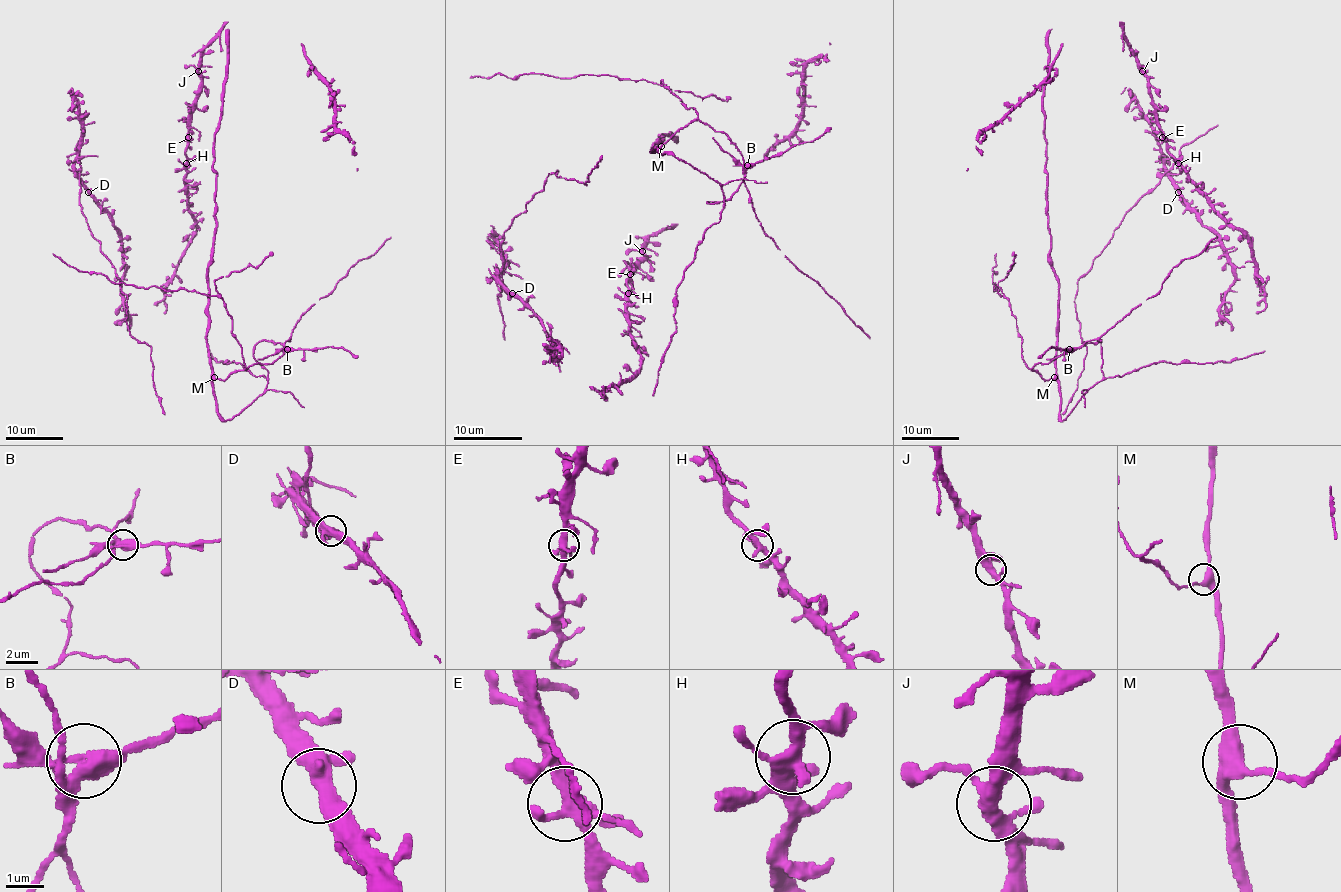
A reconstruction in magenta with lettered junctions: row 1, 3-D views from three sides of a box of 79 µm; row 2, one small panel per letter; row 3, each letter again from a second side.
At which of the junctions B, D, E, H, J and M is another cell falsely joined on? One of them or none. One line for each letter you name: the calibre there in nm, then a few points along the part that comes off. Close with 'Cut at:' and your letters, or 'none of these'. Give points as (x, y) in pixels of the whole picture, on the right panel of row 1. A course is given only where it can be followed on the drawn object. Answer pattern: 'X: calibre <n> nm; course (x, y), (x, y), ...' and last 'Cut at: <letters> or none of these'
B: calibre 380 nm; course (1070, 350), (1051, 347), (1038, 357)
Cut at: B

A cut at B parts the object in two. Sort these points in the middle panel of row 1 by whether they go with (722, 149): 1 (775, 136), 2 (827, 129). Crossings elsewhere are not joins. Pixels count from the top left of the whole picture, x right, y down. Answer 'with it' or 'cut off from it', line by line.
1: cut off from it
2: with it

